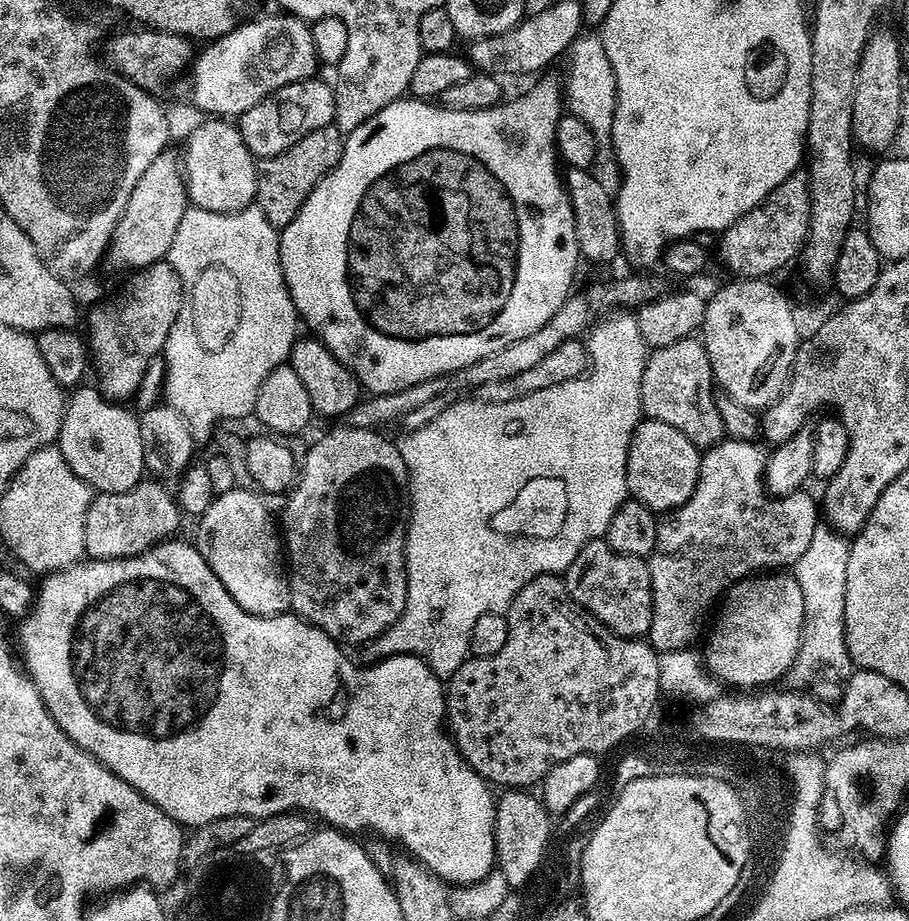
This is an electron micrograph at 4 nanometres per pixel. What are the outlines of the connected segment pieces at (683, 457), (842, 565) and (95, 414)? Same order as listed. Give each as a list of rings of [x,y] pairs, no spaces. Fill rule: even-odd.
[[[645,419],[636,428],[632,436],[632,445],[628,451],[628,491],[633,501],[640,501],[645,507],[656,514],[672,514],[684,507],[690,497],[696,493],[696,487],[700,481],[701,449],[696,449],[693,437],[687,432],[674,430],[661,420]]]
[[[827,522],[814,530],[810,550],[794,566],[798,586],[802,586],[804,603],[804,637],[800,653],[788,671],[786,684],[791,691],[807,693],[808,688],[824,692],[827,688],[843,689],[853,676],[852,655],[846,646],[846,582],[850,570],[853,545],[849,537],[841,535]]]
[[[77,387],[67,397],[58,441],[60,452],[78,479],[85,480],[97,493],[116,495],[132,491],[146,476],[137,413],[111,404],[99,387],[84,387]]]

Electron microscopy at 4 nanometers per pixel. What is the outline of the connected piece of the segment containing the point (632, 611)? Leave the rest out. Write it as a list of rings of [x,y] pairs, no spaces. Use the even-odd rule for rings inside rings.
[[[607,539],[591,540],[578,554],[578,558],[566,573],[566,583],[571,591],[573,601],[599,627],[608,629],[621,640],[639,641],[651,630],[652,624],[657,623],[656,595],[652,592],[652,565],[645,557],[623,556],[622,553],[613,552]]]

